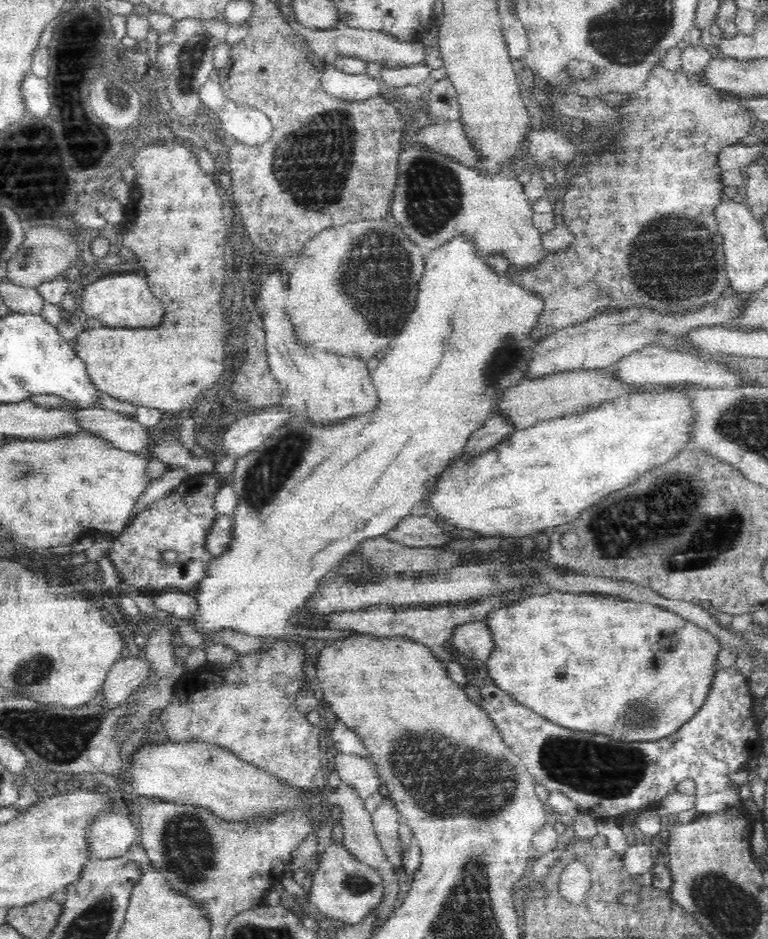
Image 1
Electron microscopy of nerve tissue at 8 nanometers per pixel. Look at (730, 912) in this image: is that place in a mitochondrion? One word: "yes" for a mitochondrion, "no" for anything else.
yes

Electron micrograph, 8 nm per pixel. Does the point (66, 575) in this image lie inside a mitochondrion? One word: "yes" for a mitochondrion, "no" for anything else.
no

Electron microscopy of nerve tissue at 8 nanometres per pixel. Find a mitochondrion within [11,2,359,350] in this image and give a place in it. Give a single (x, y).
(78, 48)

